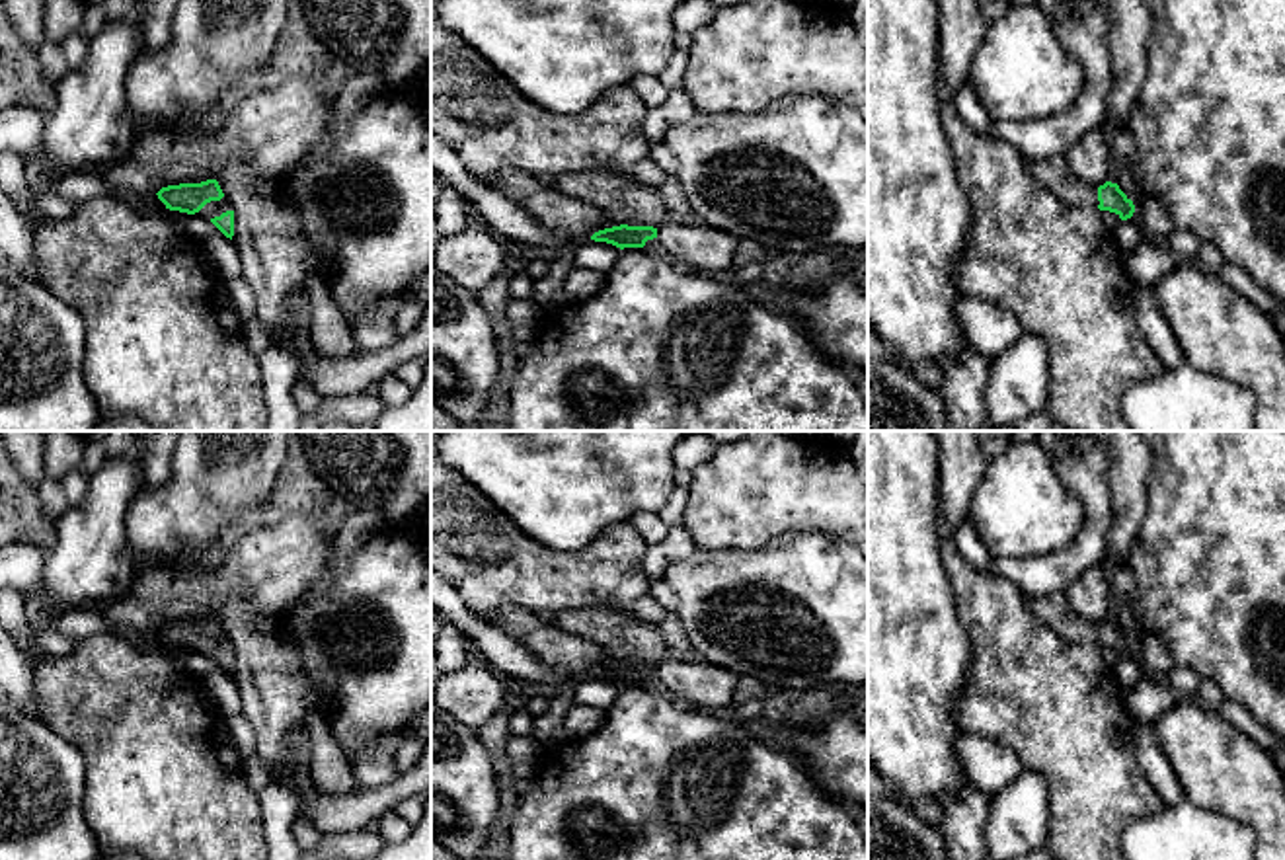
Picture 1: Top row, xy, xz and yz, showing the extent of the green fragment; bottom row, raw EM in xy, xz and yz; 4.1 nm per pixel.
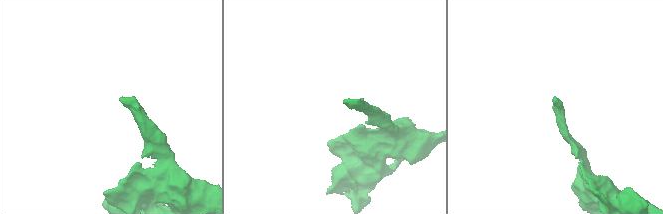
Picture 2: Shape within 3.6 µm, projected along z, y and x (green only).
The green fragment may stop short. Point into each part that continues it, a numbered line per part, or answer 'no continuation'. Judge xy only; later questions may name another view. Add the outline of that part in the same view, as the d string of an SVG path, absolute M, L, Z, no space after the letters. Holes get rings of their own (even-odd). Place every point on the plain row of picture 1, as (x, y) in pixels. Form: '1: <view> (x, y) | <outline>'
1: xy (211, 646) | M226 634L220 638L211 638L207 640L199 649L203 649L209 655L220 653L222 649L232 647L230 640Z

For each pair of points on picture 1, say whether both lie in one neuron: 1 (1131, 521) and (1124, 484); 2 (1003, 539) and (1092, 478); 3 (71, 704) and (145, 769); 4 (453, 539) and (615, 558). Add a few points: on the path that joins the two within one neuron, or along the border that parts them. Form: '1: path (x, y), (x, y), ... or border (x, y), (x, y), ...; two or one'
1: path (1128, 511), (1128, 494); one
2: border (1048, 453), (1059, 480), (1083, 508), (1077, 537); two
3: path (88, 712), (127, 751); one
4: path (494, 564), (507, 568), (574, 568); one

